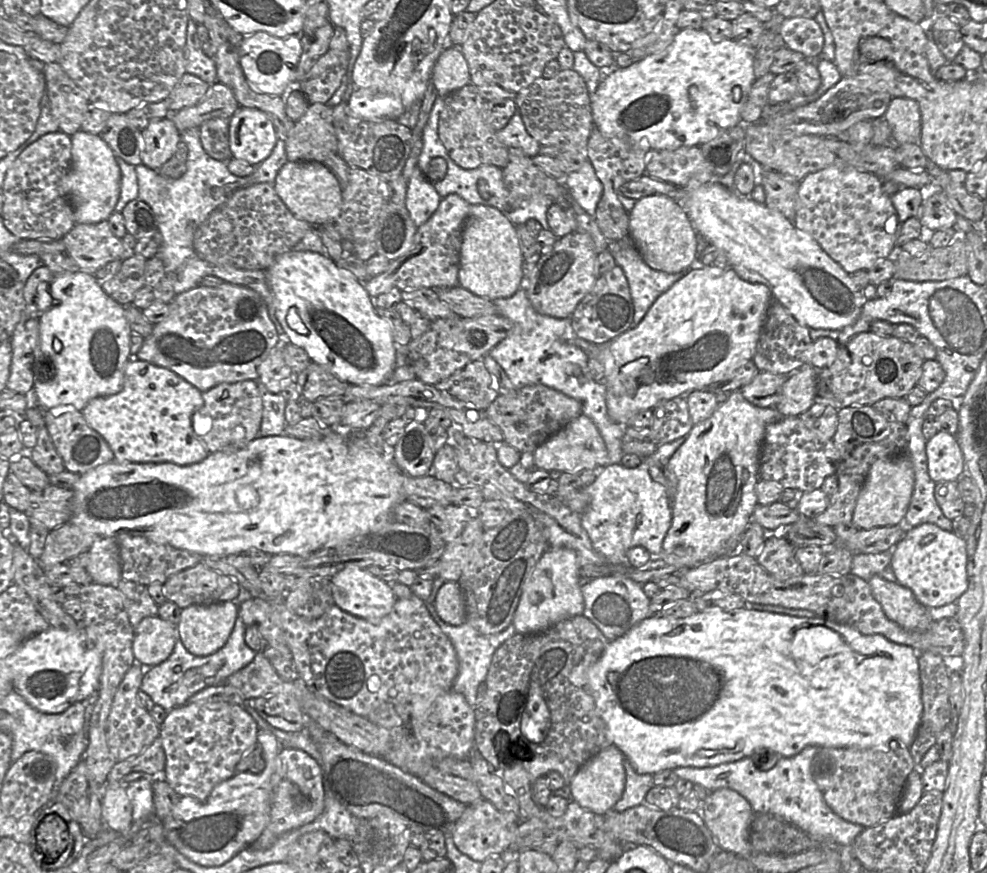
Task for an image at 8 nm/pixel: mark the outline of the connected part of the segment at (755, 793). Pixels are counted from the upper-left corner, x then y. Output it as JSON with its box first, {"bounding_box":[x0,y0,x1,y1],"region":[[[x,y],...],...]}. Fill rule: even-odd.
{"bounding_box":[672,745,864,846],"region":[[[809,745],[793,757],[780,757],[773,768],[761,771],[751,757],[709,767],[678,767],[672,769],[678,778],[699,784],[709,792],[729,788],[742,795],[754,813],[768,813],[800,827],[818,843],[835,842],[850,846],[864,829],[862,825],[844,820],[825,802],[811,775],[811,763],[819,747]]]}

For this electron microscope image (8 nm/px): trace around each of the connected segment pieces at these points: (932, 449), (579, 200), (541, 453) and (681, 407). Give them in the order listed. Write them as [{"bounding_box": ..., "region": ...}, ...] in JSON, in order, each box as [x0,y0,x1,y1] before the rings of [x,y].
[{"bounding_box":[926,432,967,482],"region":[[[937,432],[926,443],[928,474],[934,482],[957,481],[967,474],[965,459],[954,435]]]},{"bounding_box":[556,159,604,219],"region":[[[587,159],[578,171],[556,180],[568,189],[570,204],[576,216],[587,213],[595,219],[604,188],[592,163]]]},{"bounding_box":[533,413,610,472],"region":[[[583,413],[538,446],[533,453],[533,458],[539,469],[548,472],[552,470],[578,471],[584,468],[595,469],[610,465],[603,438],[594,422]]]},{"bounding_box":[651,396,693,446],"region":[[[686,396],[661,401],[654,407],[651,442],[659,446],[687,436],[693,425]]]}]

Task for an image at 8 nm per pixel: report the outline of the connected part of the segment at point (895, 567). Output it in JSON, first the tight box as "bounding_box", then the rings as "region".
{"bounding_box":[891,523,968,606],"region":[[[933,523],[906,527],[902,539],[892,549],[891,567],[898,583],[912,590],[924,606],[956,603],[968,587],[966,540]]]}

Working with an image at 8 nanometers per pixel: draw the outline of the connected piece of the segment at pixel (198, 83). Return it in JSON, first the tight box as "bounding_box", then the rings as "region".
{"bounding_box":[165,73,210,113],"region":[[[184,73],[180,81],[165,99],[170,113],[193,106],[206,95],[210,85],[201,78]]]}

